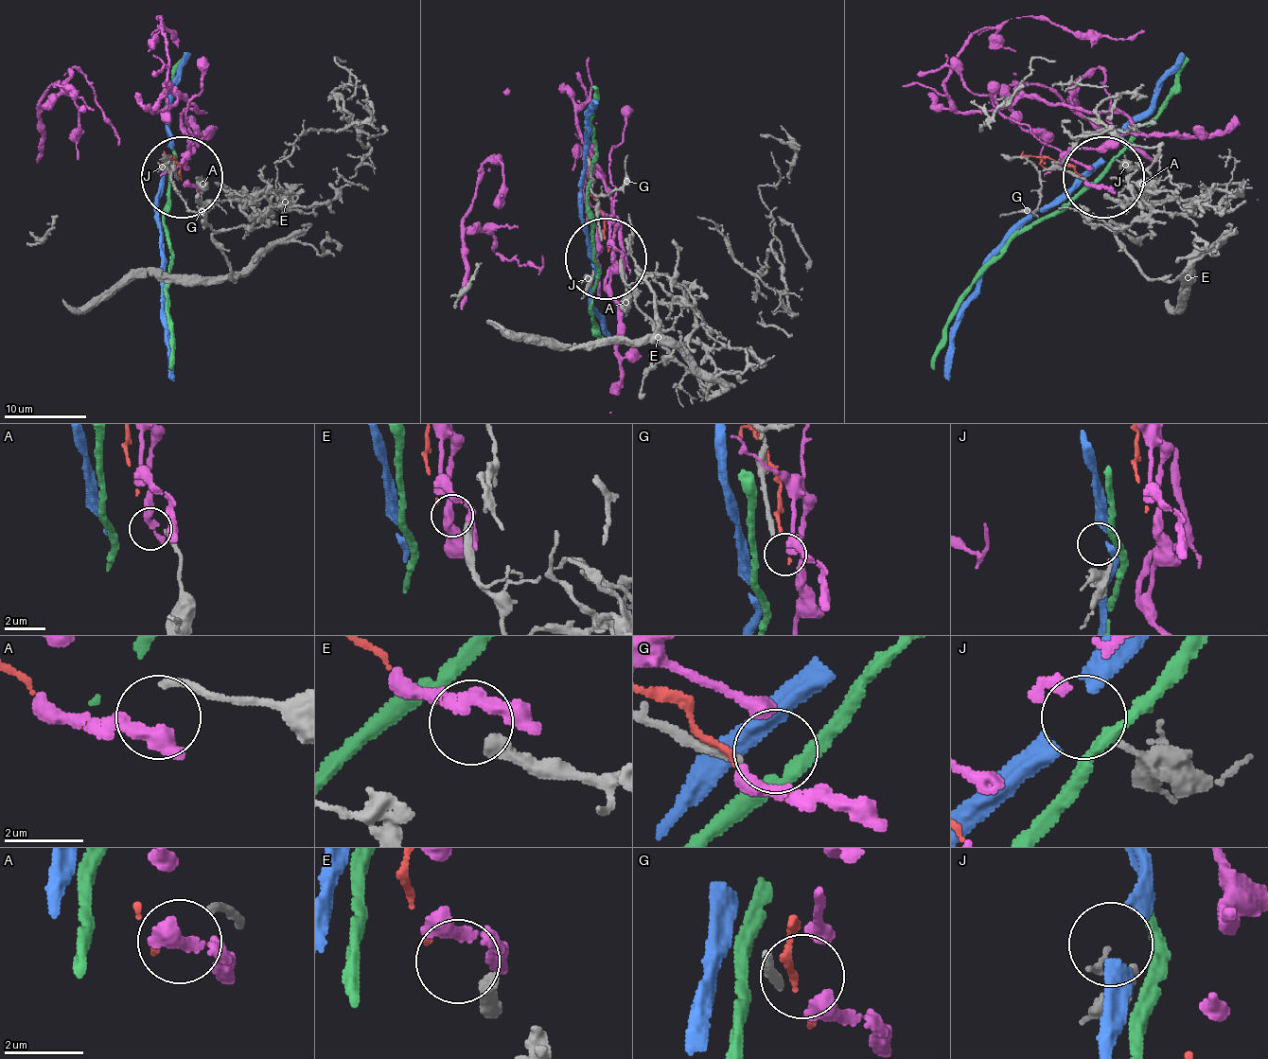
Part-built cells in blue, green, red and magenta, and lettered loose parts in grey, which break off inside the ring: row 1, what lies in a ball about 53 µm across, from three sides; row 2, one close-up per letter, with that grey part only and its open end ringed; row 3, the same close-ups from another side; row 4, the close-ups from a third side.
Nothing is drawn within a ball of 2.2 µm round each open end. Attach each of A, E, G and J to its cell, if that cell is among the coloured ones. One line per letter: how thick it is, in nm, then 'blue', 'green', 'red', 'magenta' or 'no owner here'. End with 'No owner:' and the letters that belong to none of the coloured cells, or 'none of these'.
A: 180 nm thick; no owner here
E: 420 nm thick; red
G: 220 nm thick; no owner here
J: 180 nm thick; blue
No owner: A, G

